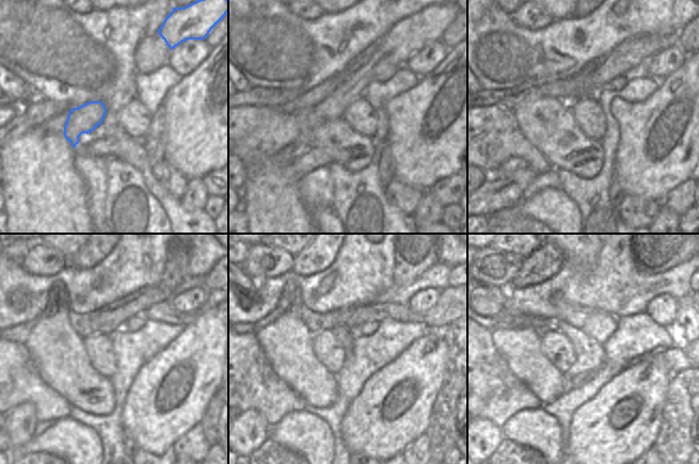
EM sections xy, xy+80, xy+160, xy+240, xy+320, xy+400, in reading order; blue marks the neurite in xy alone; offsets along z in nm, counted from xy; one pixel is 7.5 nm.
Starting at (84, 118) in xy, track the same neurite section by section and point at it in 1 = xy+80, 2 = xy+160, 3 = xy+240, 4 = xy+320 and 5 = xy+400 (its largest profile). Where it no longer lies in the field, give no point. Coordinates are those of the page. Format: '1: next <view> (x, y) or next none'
1: next xy+80 (410, 35)
2: next xy+160 (630, 53)
3: next xy+240 (19, 424)
4: next xy+320 (250, 430)
5: next xy+400 (489, 436)

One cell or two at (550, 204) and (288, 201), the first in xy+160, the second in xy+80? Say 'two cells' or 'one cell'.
two cells

